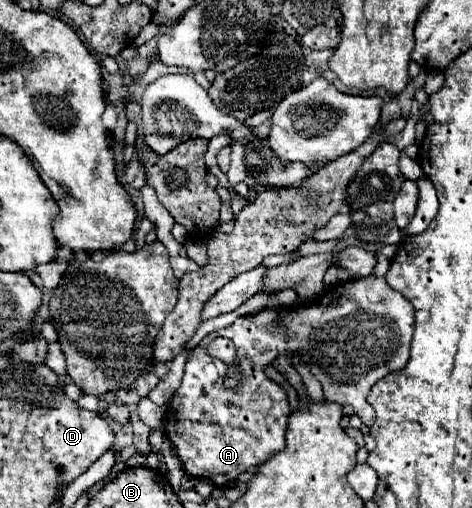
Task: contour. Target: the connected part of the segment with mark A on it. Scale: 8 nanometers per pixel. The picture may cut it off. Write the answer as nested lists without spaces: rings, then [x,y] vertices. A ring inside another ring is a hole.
[[[369,275],[333,287],[313,305],[263,309],[237,317],[233,325],[209,333],[189,353],[183,381],[167,411],[165,431],[175,445],[185,473],[207,479],[215,487],[225,487],[249,467],[285,449],[291,407],[285,391],[265,375],[265,365],[287,351],[299,353],[309,367],[315,363],[315,375],[323,385],[325,397],[341,405],[353,405],[363,425],[371,427],[375,411],[367,403],[369,389],[385,375],[401,371],[407,365],[415,327],[413,313],[415,309],[409,299],[391,289],[385,277]],[[215,337],[227,337],[235,345],[243,379],[237,389],[223,385],[227,365],[207,355],[207,345]]]

